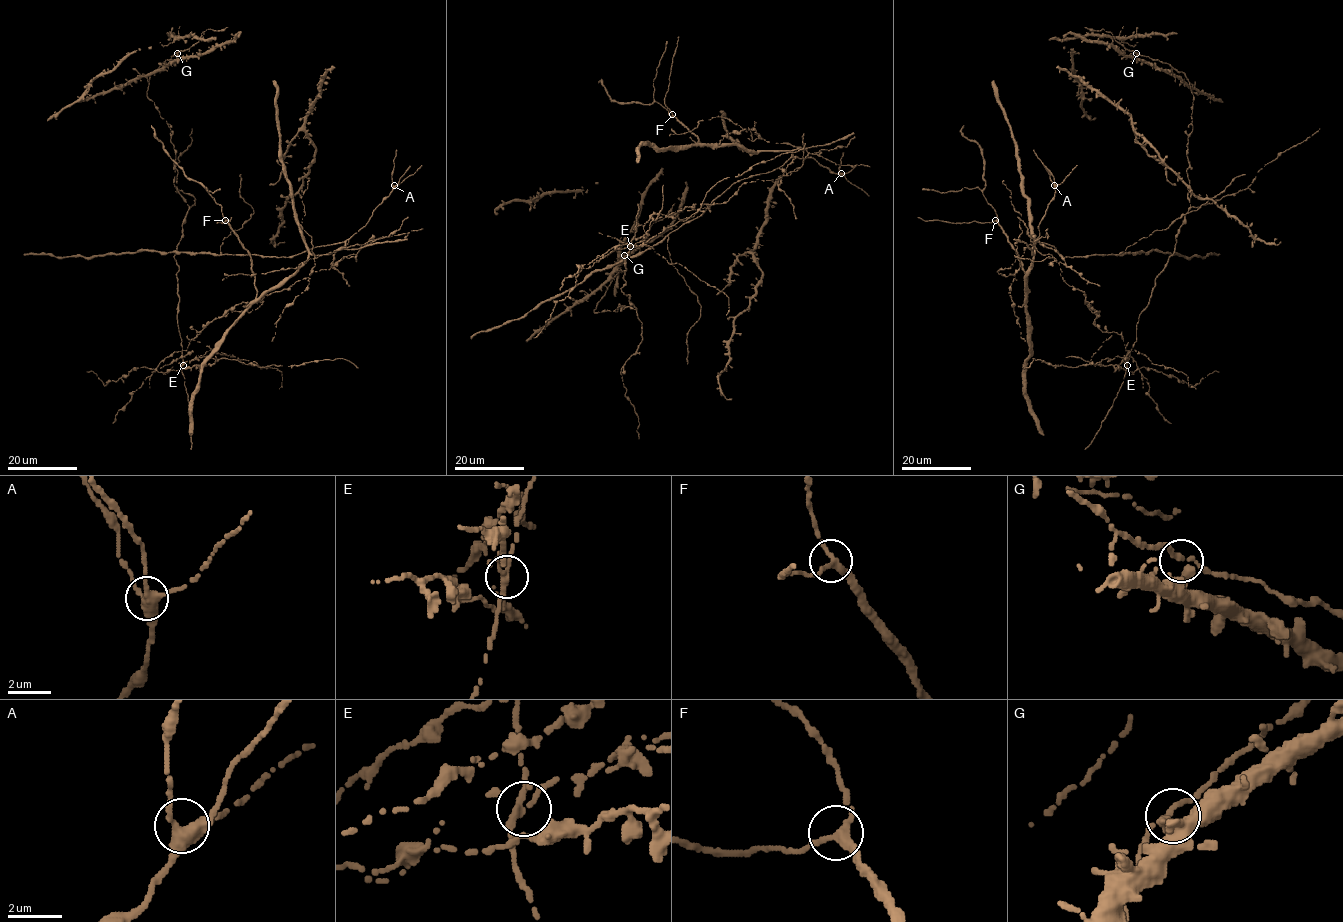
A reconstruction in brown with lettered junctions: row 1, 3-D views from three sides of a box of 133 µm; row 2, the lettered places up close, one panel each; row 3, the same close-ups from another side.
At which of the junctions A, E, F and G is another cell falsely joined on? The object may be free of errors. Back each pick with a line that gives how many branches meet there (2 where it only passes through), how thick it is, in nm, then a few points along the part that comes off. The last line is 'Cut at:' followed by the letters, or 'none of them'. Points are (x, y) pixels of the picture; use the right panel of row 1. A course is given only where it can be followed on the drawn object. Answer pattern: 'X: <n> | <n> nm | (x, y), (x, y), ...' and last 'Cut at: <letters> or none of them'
E: 4 | 240 nm
Cut at: E

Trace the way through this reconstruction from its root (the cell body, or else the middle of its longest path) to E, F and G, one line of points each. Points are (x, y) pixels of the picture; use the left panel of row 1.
E: (197, 334), (189, 341), (187, 350), (171, 353), (159, 363), (157, 371), (181, 370), (183, 364)
F: (197, 334), (329, 269), (348, 243), (310, 255), (257, 298), (250, 254), (225, 220)
G: (197, 334), (157, 371), (183, 363), (174, 255), (189, 206), (170, 129), (146, 92), (177, 53)

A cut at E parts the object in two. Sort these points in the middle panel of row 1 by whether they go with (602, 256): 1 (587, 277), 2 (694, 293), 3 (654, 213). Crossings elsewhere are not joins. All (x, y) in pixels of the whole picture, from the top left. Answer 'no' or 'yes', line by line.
1: no
2: no
3: yes

